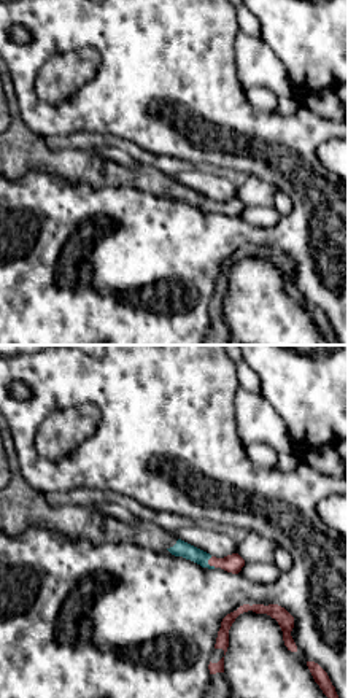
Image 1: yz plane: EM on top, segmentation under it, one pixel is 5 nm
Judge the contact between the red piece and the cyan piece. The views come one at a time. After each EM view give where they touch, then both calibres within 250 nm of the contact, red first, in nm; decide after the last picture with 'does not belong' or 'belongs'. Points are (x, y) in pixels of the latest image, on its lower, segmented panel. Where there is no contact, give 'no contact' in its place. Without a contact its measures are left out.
(208, 563) | 100/80 nm

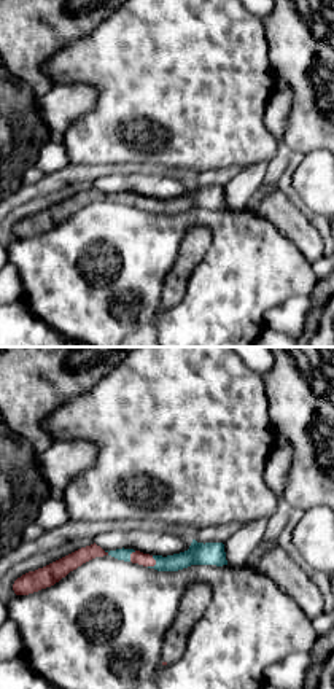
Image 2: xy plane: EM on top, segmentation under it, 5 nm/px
(155, 564) | 70/110 nm

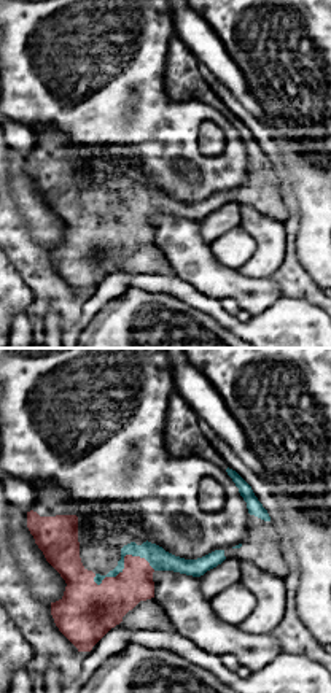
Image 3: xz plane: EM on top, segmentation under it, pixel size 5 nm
(124, 563) | 220/110 nm

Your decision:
belongs

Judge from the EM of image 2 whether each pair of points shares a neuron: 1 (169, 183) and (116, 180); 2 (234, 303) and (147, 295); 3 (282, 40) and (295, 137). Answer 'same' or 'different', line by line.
1: same
2: same
3: same

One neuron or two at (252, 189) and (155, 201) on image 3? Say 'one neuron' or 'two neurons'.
one neuron

